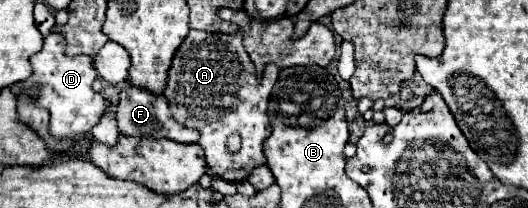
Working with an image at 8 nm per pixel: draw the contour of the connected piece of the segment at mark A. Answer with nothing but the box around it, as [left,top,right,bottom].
[164,30,280,182]

